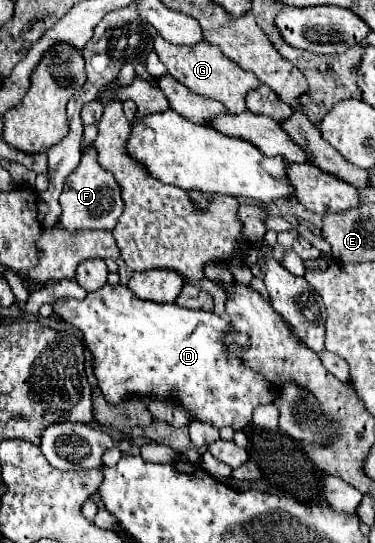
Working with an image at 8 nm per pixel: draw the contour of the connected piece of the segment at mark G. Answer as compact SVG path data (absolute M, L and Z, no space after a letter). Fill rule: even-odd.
M156 35L154 49L156 49L160 61L166 65L166 69L172 77L176 77L190 91L220 101L228 109L228 113L242 113L246 109L246 103L244 103L246 93L262 85L254 73L242 71L228 57L224 57L220 53L220 49L216 49L208 41L200 41L192 47L186 47L186 45L172 45L172 43L164 41L160 35Z

